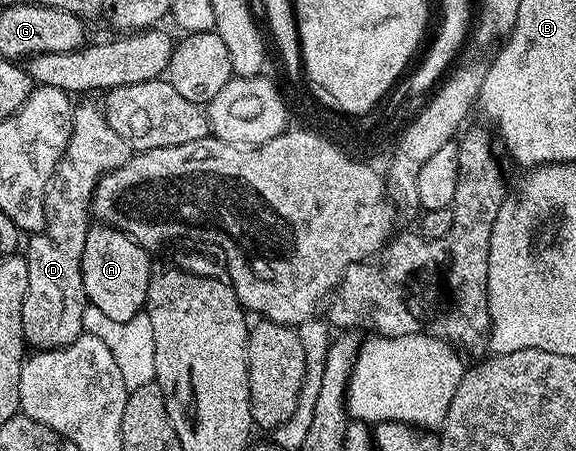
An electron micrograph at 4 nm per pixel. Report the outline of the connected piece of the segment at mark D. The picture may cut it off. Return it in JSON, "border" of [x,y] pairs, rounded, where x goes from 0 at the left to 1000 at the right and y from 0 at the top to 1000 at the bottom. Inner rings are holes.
{"border":[[[160,217],[146,222],[125,242],[125,295],[122,315],[80,412],[76,432],[76,503],[54,525],[45,552],[49,596],[52,599],[52,634],[45,634],[45,661],[38,670],[38,732],[42,752],[57,774],[111,772],[127,763],[146,736],[146,685],[155,681],[153,656],[146,647],[142,625],[142,554],[149,554],[149,519],[156,503],[160,432],[170,404],[205,368],[219,368],[219,359],[233,333],[184,271],[179,237]]]}

